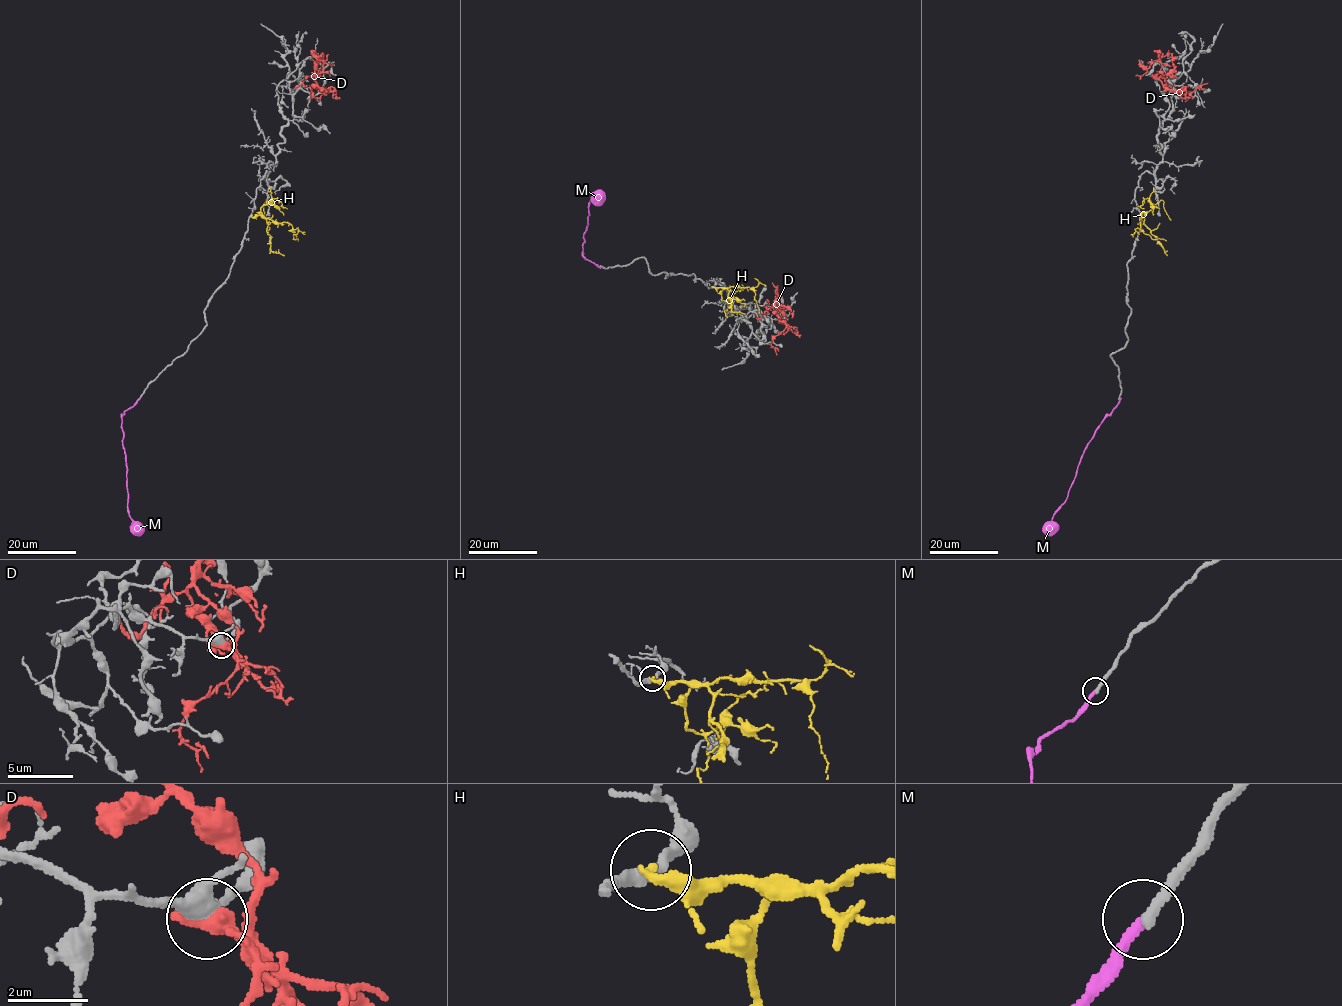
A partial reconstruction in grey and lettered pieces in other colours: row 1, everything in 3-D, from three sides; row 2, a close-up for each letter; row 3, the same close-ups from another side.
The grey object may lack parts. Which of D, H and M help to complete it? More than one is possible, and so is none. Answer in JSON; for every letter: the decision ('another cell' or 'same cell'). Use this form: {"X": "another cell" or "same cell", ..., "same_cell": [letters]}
{"D": "another cell", "H": "another cell", "M": "another cell", "same_cell": []}

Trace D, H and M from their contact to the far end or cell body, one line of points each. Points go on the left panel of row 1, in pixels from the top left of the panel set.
D: (321, 91), (325, 91), (314, 78), (323, 69), (321, 60), (316, 61), (315, 76), (311, 76)
H: (252, 215), (263, 215), (279, 223), (287, 222), (292, 226), (293, 238), (298, 241)
M: (139, 399), (121, 415), (121, 430), (127, 513), (140, 535)

